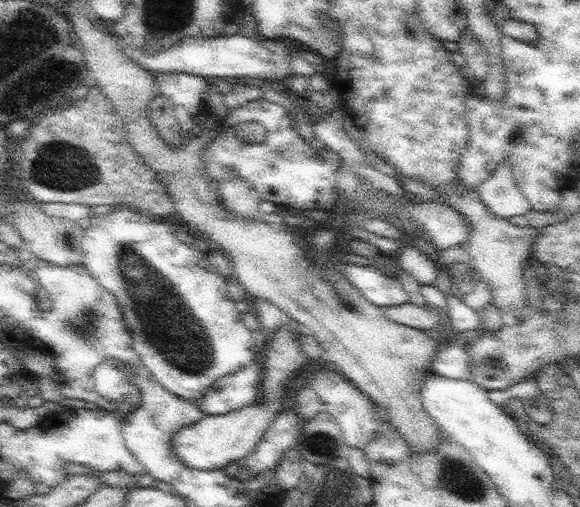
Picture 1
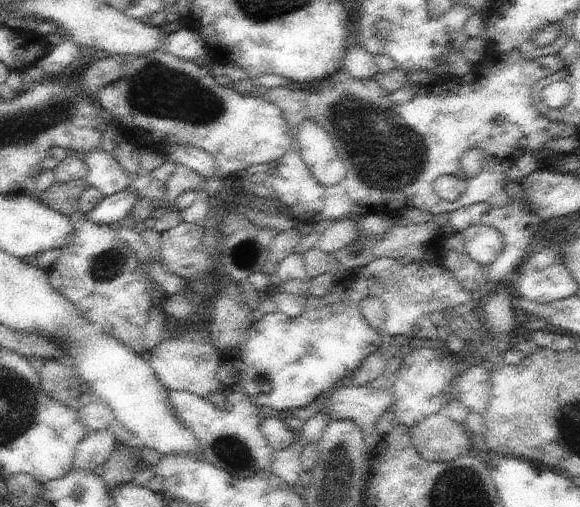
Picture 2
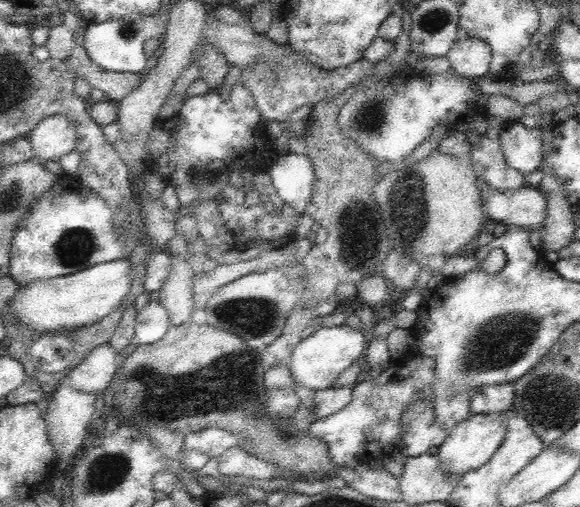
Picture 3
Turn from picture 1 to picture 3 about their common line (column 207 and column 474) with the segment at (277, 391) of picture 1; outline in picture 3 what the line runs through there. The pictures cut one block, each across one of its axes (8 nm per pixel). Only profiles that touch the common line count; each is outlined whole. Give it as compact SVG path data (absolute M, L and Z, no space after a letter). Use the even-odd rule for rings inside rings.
M490 412L490 414L480 414L480 416L470 416L468 420L456 424L446 440L438 446L438 458L444 466L444 470L452 474L468 474L476 472L488 460L494 456L494 452L500 448L500 444L506 438L506 422L504 422L504 412Z

